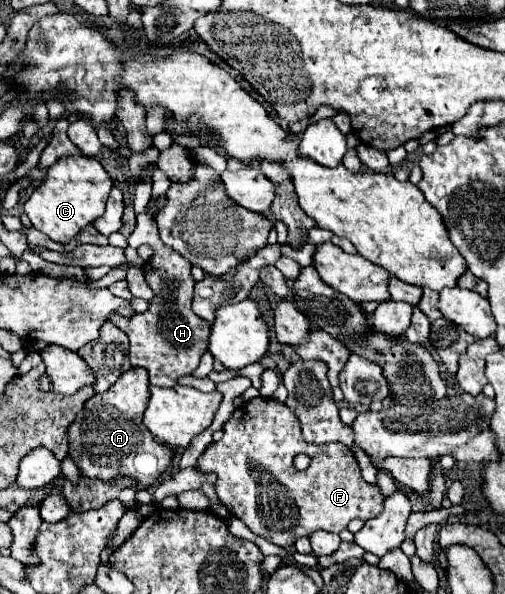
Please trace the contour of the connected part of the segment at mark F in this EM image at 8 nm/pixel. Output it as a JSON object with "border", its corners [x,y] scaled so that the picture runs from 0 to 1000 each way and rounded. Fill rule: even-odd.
{"border":[[[501,670],[485,677],[481,684],[465,687],[457,704],[442,717],[442,737],[434,744],[422,744],[390,774],[386,788],[402,798],[426,795],[434,805],[426,811],[426,828],[434,835],[434,845],[473,875],[485,879],[485,886],[525,909],[556,919],[576,923],[588,906],[616,902],[624,892],[644,896],[675,896],[687,889],[687,882],[703,872],[711,875],[735,875],[747,865],[754,865],[758,855],[758,832],[750,818],[727,815],[715,801],[715,788],[699,768],[699,761],[687,751],[675,751],[675,744],[651,744],[640,751],[612,747],[600,741],[596,714],[588,710],[588,700],[580,690],[572,690],[564,680],[541,673],[541,670]],[[588,764],[608,764],[616,771],[616,781],[608,791],[588,791],[580,774]]]}

